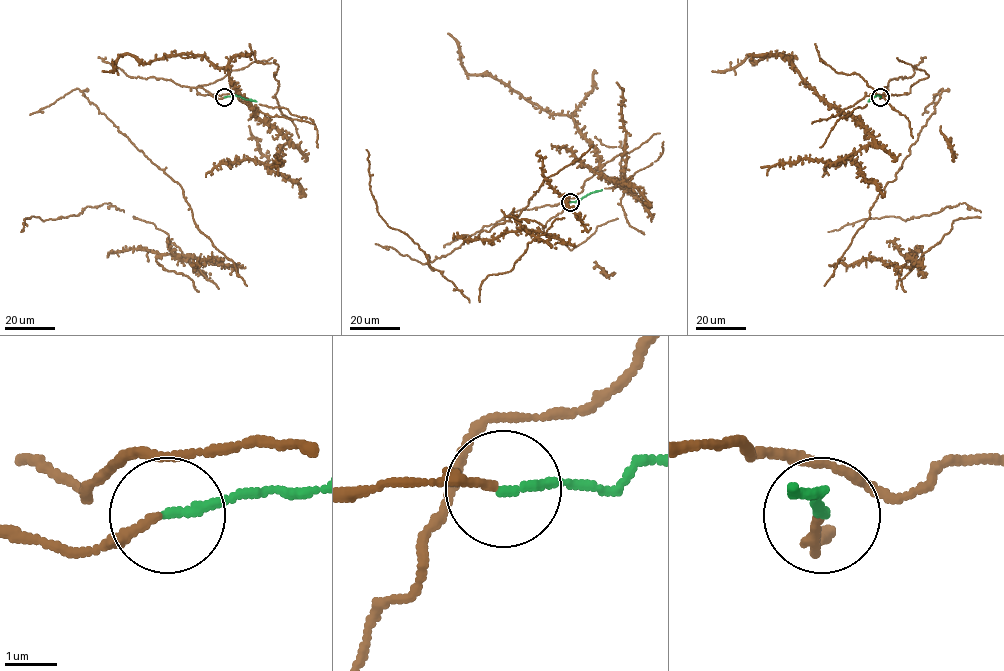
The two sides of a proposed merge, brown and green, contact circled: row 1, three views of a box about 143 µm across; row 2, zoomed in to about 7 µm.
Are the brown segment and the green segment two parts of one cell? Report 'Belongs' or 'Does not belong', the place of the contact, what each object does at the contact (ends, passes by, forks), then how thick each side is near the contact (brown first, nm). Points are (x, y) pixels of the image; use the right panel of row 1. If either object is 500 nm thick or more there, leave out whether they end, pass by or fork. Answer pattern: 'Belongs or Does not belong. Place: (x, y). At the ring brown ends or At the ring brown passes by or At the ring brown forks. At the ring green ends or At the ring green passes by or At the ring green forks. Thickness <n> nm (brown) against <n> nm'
Belongs. Place: (880, 97). At the ring brown passes by. At the ring green ends. Thickness 120 nm (brown) against 170 nm

